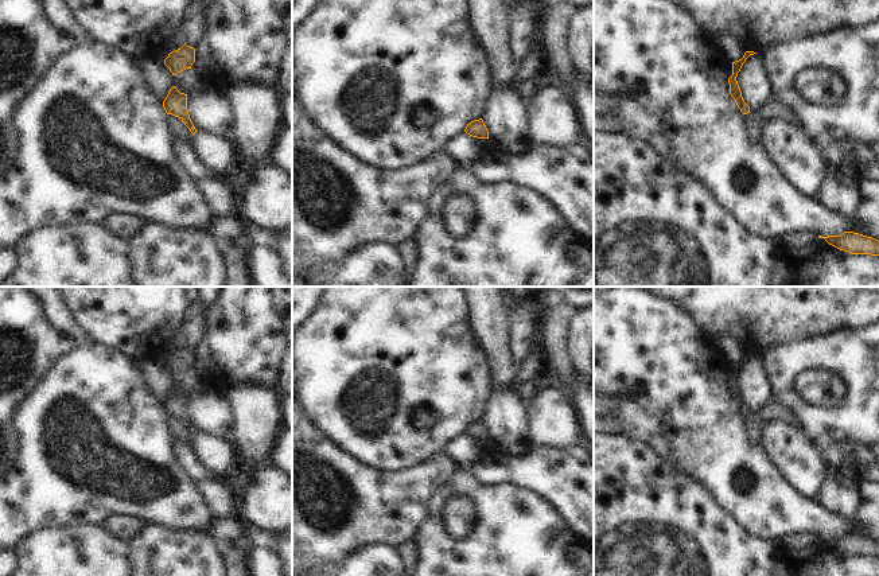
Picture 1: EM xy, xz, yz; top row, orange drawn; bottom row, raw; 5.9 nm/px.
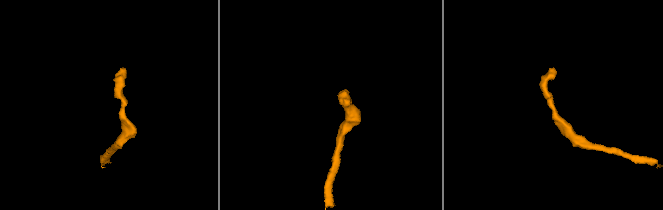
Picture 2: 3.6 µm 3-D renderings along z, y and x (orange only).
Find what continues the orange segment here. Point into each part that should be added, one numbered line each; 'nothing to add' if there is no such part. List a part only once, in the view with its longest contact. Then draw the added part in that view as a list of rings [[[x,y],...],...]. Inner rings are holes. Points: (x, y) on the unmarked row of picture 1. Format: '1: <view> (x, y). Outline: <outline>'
nothing to add.

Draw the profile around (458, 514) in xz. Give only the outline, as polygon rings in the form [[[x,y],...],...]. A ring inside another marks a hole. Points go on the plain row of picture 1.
[[[460,466],[456,467],[451,479],[432,494],[427,518],[419,525],[411,538],[417,550],[416,568],[412,576],[594,576],[594,550],[591,549],[591,542],[584,541],[572,532],[547,499],[528,487],[512,483],[482,484]]]

